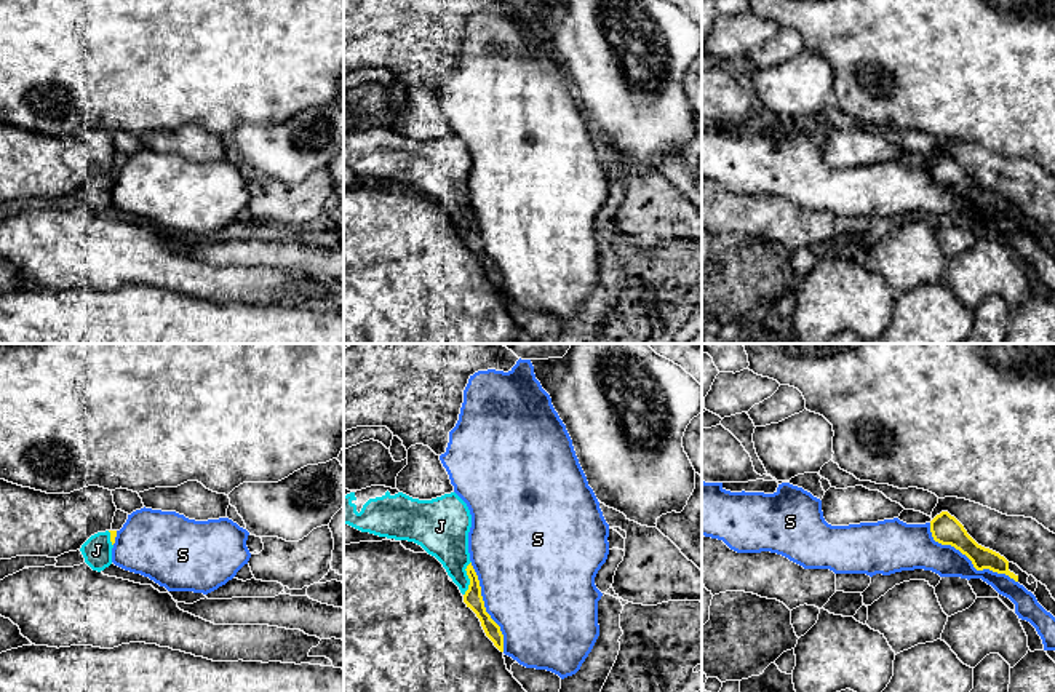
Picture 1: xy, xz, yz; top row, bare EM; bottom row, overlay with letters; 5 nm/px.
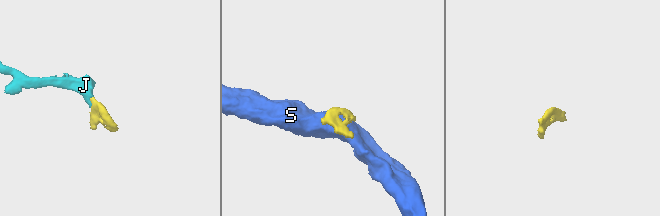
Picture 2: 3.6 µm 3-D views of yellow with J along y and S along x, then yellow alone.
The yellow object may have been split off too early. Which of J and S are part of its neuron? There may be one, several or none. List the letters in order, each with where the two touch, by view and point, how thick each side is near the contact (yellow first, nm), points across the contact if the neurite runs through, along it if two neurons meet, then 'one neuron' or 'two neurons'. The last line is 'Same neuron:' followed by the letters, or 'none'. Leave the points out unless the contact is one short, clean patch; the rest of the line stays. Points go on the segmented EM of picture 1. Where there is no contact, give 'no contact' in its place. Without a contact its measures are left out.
J: meets yellow in xz at (469, 577); 90 nm thick on the yellow side, 240 nm on the other; one neuron
S: meets yellow in yz at (969, 558); 150 nm thick on the yellow side, 180 nm on the other; two neurons
Same neuron: J

